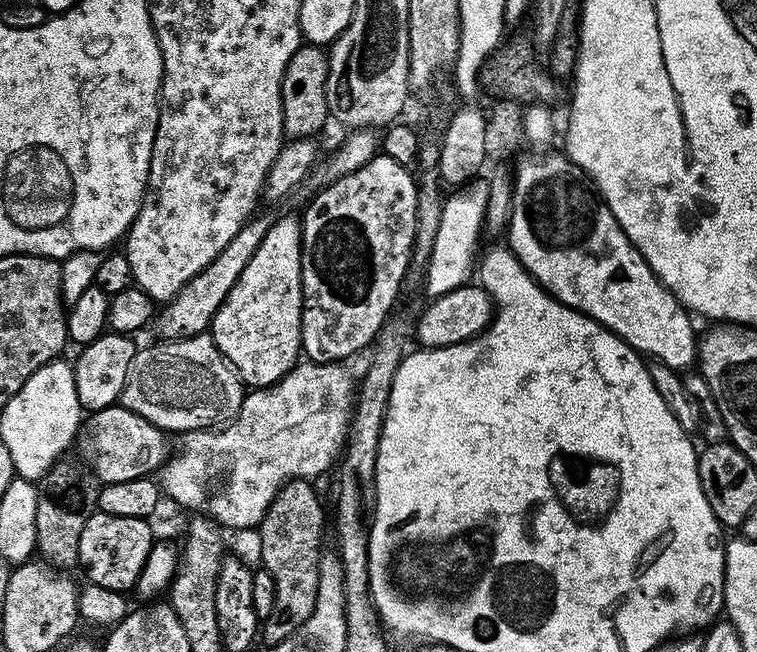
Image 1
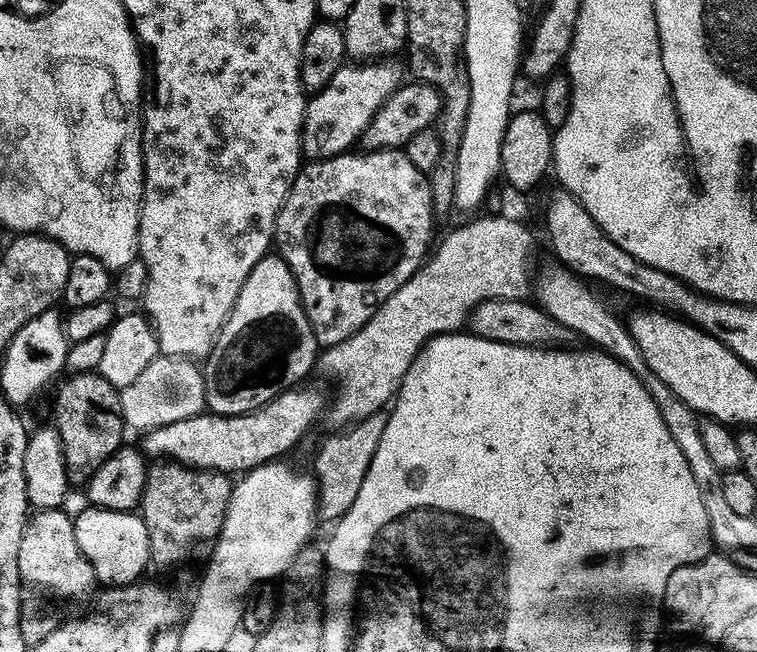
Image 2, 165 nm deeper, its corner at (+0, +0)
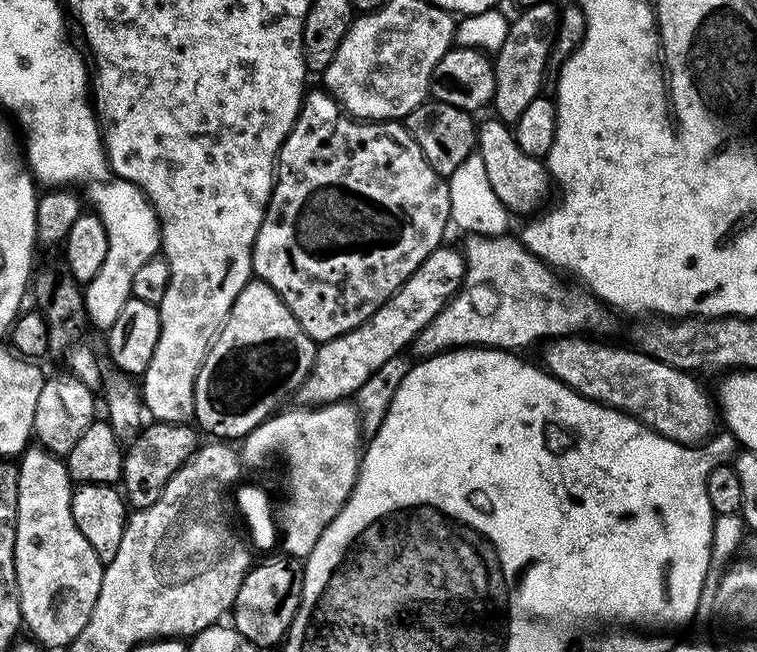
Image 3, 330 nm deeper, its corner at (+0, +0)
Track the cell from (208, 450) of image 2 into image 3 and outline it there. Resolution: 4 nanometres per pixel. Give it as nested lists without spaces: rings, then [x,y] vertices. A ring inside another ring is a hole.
[[[447,244],[435,248],[423,260],[422,266],[366,322],[336,339],[323,341],[317,347],[315,362],[295,399],[304,406],[319,406],[341,403],[353,397],[384,362],[401,355],[443,310],[460,291],[464,274],[464,255],[459,249],[454,250]]]

